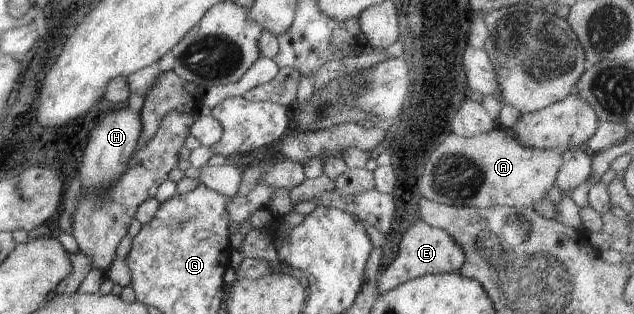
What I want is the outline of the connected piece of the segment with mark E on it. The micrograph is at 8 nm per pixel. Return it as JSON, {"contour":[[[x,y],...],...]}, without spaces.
{"contour":[[[416,221],[403,234],[397,256],[377,277],[377,290],[380,296],[397,288],[400,284],[425,275],[458,272],[465,262],[463,249],[445,230],[429,226],[426,222]]]}

